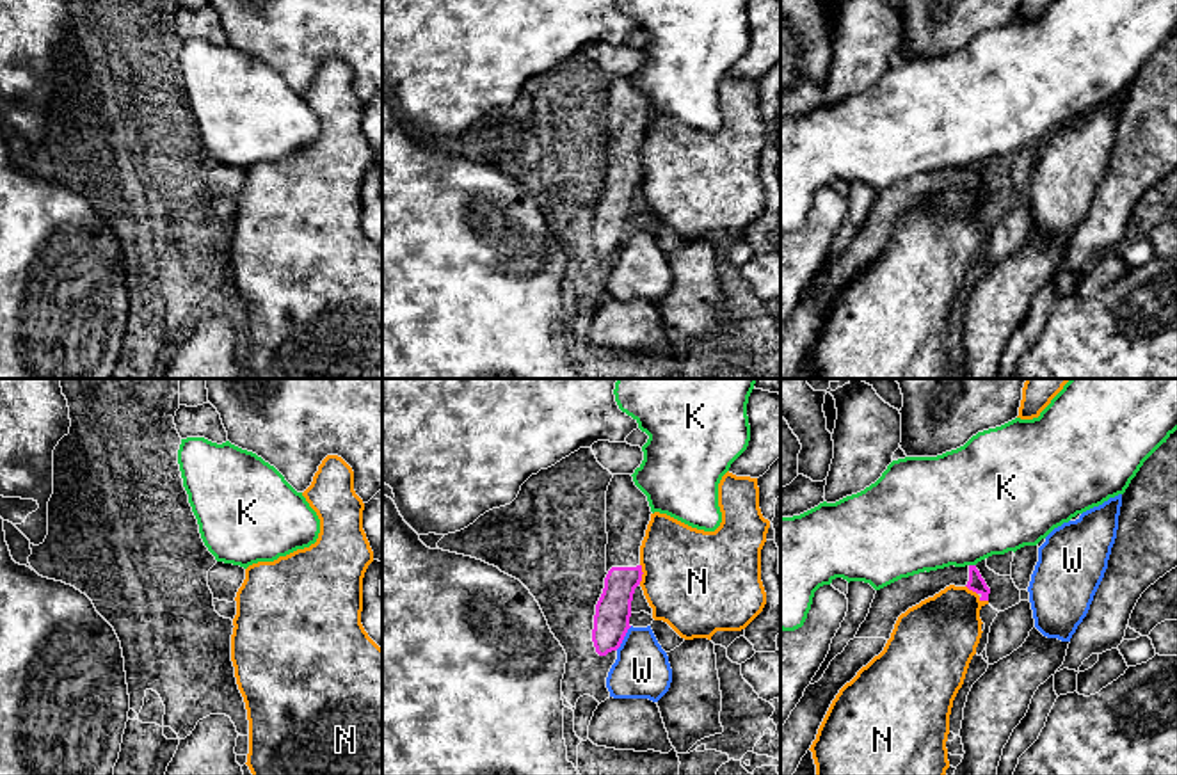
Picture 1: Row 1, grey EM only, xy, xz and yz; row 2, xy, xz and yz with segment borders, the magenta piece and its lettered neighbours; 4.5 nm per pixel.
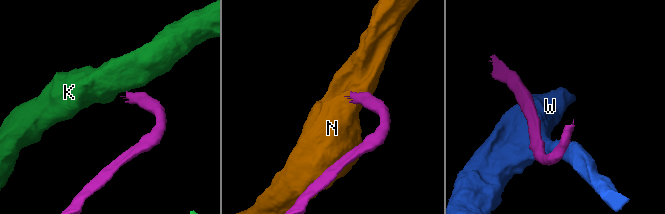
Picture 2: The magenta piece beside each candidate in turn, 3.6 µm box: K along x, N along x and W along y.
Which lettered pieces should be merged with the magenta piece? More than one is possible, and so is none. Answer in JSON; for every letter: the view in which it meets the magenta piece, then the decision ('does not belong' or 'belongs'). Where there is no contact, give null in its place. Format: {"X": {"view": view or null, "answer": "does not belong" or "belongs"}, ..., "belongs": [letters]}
{"K": {"view": "yz", "answer": "does not belong"}, "N": {"view": "xz", "answer": "does not belong"}, "W": {"view": "xz", "answer": "does not belong"}, "belongs": []}

